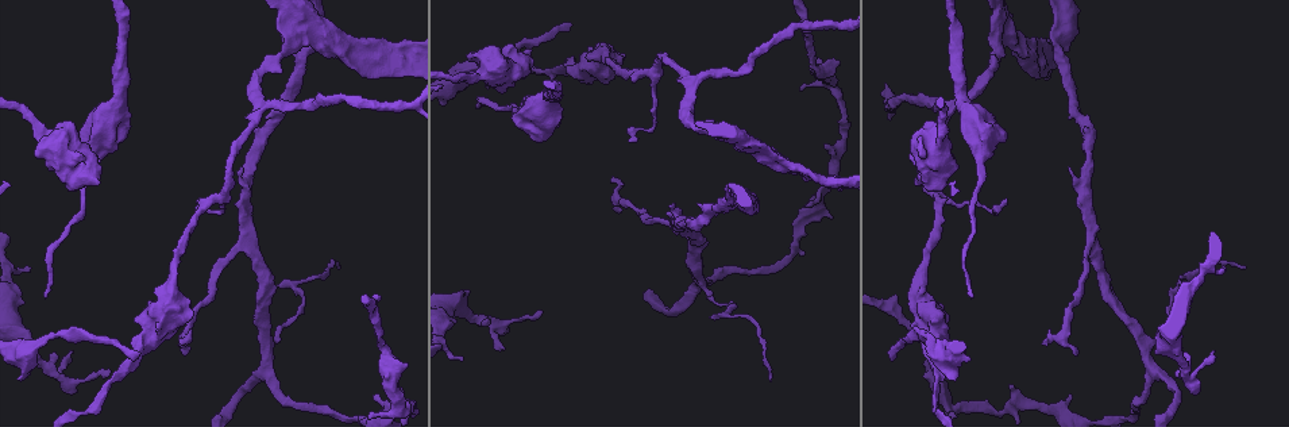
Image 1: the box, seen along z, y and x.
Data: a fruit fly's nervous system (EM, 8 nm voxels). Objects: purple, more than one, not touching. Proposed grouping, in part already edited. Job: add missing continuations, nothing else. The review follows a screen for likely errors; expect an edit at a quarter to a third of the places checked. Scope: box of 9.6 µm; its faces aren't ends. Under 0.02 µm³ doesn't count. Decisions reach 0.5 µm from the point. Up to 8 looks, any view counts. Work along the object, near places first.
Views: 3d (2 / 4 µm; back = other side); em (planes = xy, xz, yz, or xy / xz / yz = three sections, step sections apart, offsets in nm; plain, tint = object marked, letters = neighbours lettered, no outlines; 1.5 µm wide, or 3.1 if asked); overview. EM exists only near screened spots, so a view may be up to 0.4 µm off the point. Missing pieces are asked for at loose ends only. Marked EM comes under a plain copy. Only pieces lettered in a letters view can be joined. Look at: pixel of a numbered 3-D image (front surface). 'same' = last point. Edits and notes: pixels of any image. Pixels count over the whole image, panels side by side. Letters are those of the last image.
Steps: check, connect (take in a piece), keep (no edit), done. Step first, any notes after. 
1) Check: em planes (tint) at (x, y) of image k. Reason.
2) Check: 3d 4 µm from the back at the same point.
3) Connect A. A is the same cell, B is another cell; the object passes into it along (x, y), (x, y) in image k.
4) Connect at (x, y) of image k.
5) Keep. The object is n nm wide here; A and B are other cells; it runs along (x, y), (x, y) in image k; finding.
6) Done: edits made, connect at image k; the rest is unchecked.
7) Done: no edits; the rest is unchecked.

Check: em xy step 4 (letters) at (631, 142) of image 1.

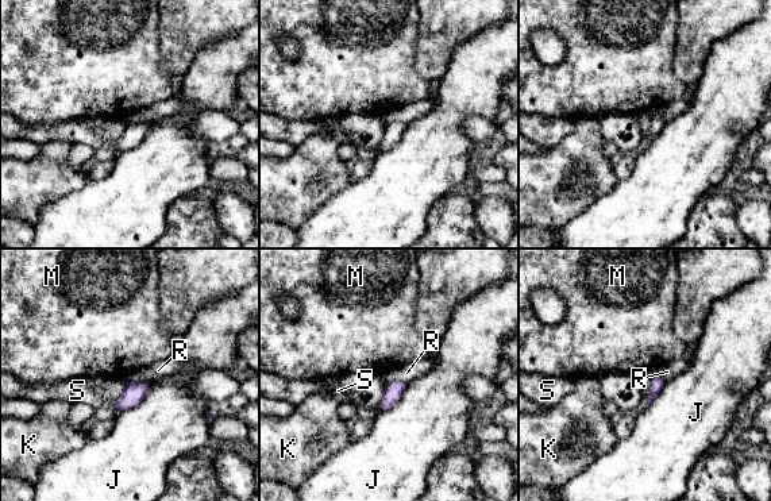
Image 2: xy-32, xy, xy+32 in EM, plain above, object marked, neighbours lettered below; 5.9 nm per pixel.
Check: em planes (letters) at the same point.

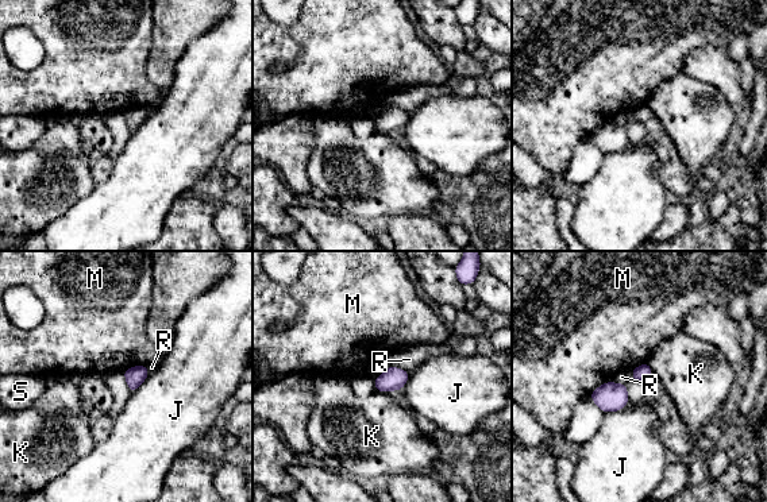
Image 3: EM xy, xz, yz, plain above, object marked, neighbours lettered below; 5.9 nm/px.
Keep. The object is 100 nm wide here; J, K, M, R and S are other cells; a border runs along (647, 362), (654, 373) in image 3; none of them fits.

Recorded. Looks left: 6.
Check: em planes (letters) at (797, 175) of image 1. Branch stops here.

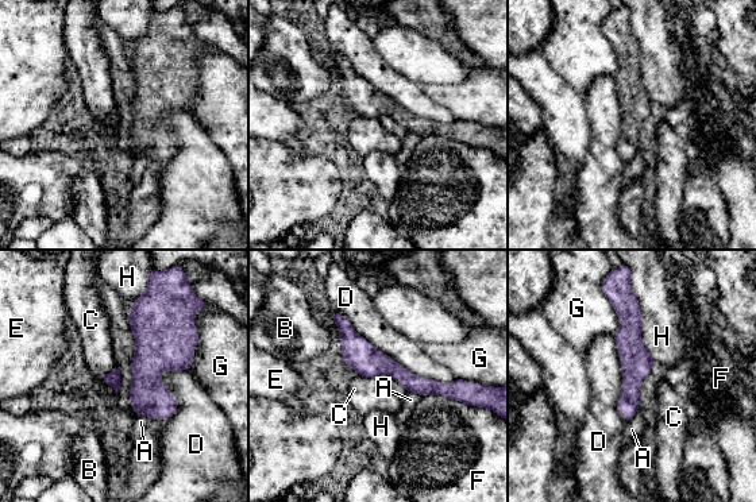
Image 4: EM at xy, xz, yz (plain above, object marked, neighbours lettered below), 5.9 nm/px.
Keep. The longest contact is with D, 850 nm; A, B, C, D, E, F, G and H are other cells; a border runs along (118, 367), (99, 377), (116, 393) in image 4; no lettered piece goes on from it.

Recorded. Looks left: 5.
Check: 3d 4 µm at (888, 351) of image 1. An open end.

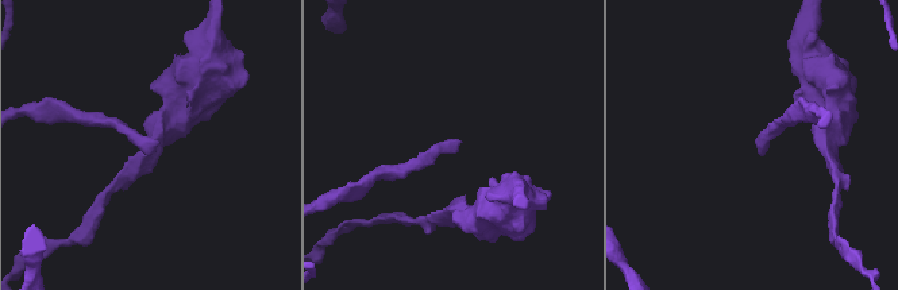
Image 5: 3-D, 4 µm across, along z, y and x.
Check: em planes (letters) at (156, 141) of image 5. Shape alone is not enough.

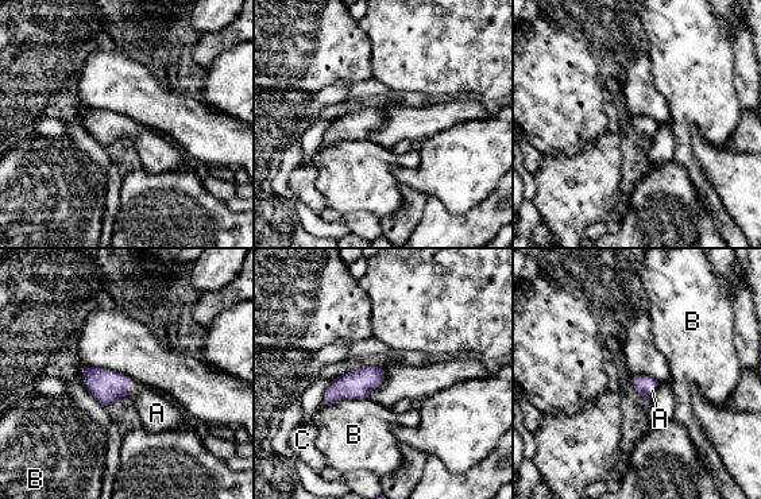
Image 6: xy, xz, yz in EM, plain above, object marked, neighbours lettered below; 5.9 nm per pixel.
Connect A. A is the same cell, B and C are other cells; the object passes into it along (640, 382), (646, 389), (652, 390) in image 6; the neuron continues.

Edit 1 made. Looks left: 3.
Check: overview. Redraw.

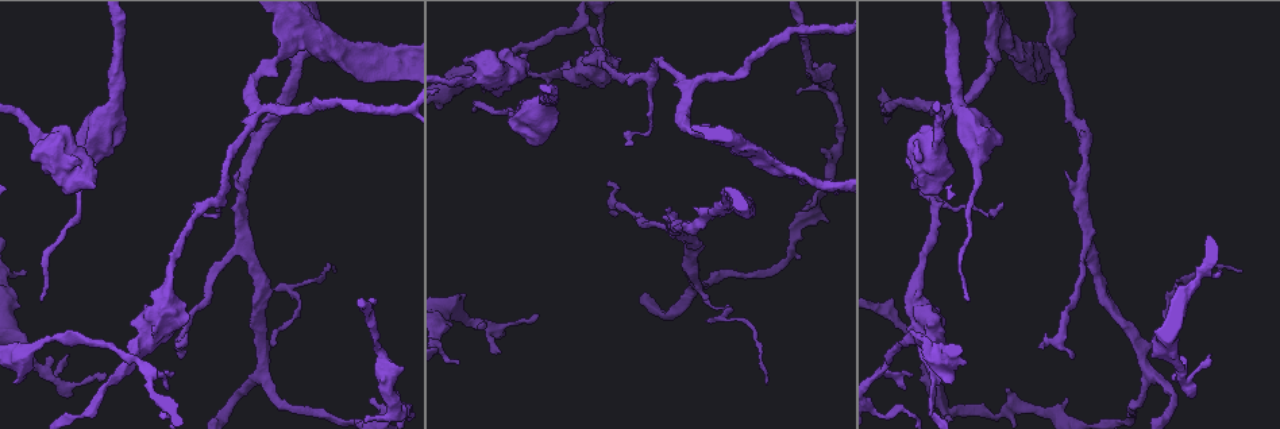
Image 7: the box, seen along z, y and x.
Check: 3d 4 µm at (914, 187) of image 7. An open end.

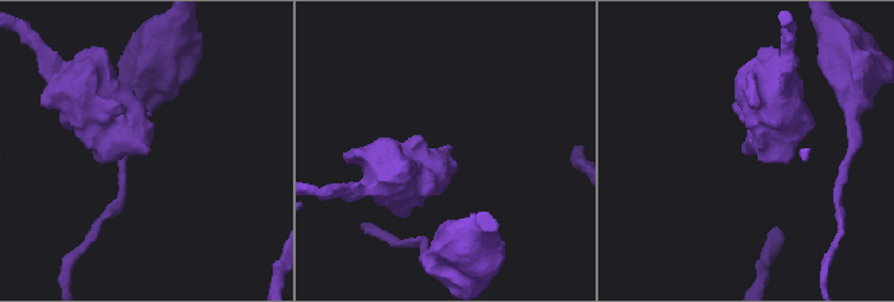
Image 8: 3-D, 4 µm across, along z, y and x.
Check: em planes (letters) at (745, 154) of image 8. Need the tissue.

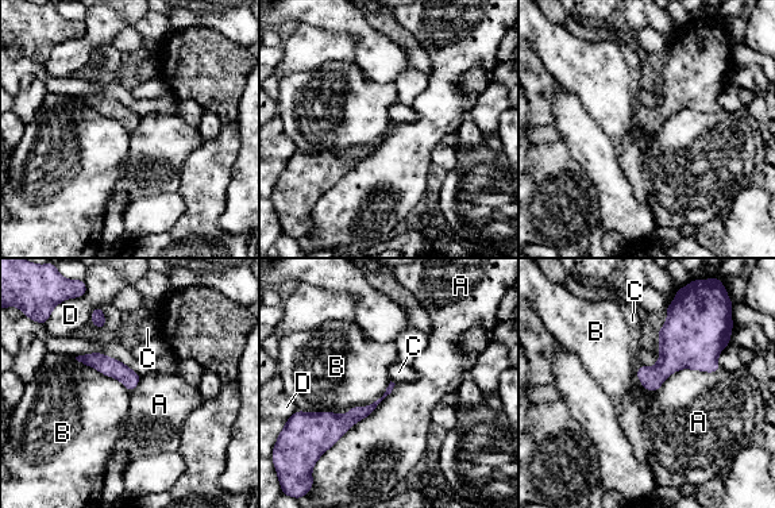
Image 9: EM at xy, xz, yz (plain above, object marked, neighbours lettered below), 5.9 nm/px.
Keep. A, B, C and D are other cells; none of them fits.

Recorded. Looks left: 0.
Done: edits made, connect at image 6; the rest is unchecked.

